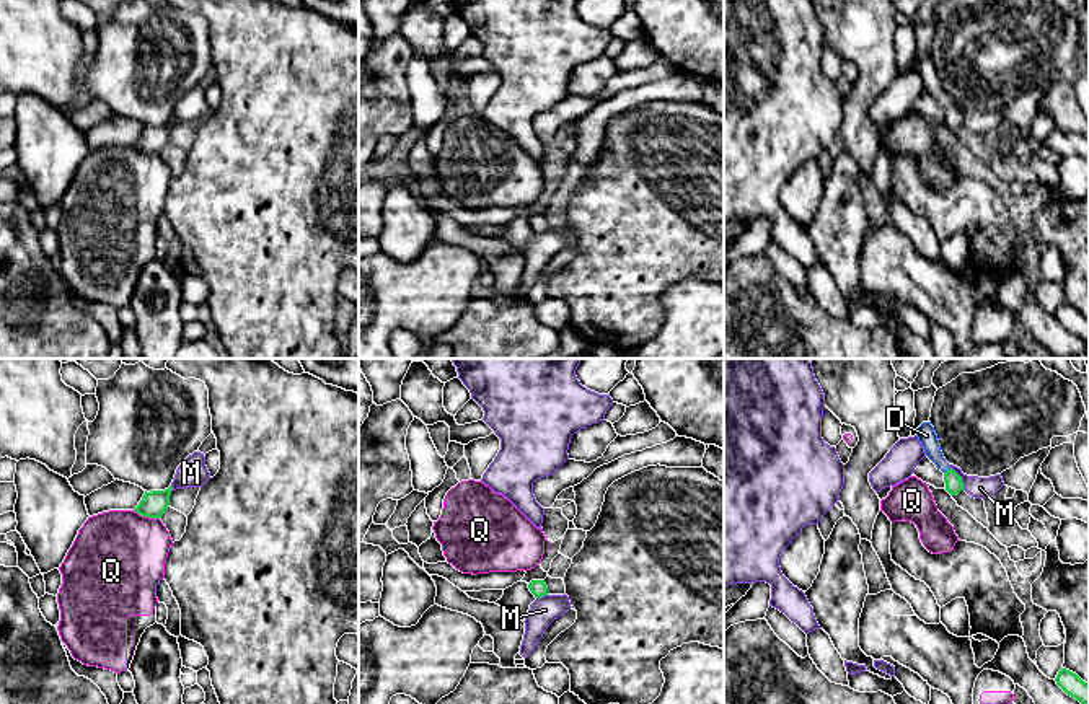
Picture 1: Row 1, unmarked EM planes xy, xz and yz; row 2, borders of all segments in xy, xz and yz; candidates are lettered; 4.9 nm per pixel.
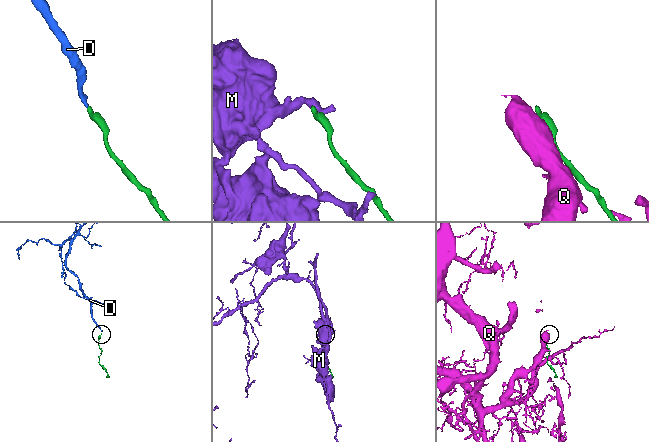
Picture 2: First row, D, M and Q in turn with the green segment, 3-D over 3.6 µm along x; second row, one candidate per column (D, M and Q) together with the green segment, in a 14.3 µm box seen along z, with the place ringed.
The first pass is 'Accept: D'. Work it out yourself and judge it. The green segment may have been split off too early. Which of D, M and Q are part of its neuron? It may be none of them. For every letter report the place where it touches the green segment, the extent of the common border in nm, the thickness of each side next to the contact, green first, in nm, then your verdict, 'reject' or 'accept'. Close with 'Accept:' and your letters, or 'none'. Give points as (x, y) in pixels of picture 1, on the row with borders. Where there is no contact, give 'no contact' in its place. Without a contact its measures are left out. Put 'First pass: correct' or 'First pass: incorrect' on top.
First pass: correct
D: contact yz (947, 470); length 40 nm; calibres 90 and 90 nm; accept
M: contact yz (961, 478); length 140 nm; calibres 90 and 110 nm; reject
Q: contact xy (145, 515); length 140 nm; calibres 130 and 460 nm; reject
Accept: D

